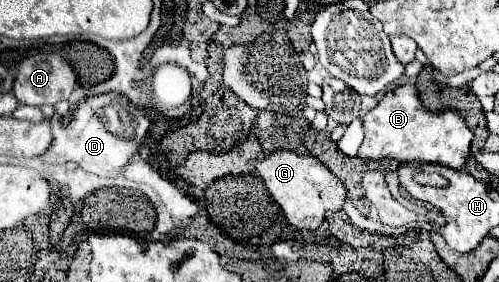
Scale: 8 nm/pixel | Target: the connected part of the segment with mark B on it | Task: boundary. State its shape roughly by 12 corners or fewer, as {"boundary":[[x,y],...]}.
{"boundary":[[412,83],[364,115],[360,159],[462,169],[472,131]]}

